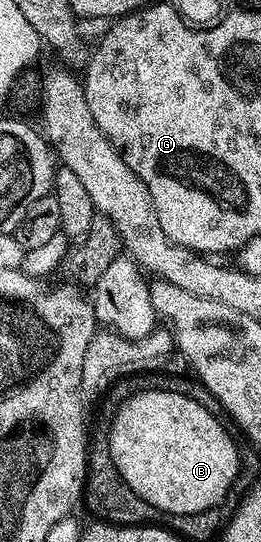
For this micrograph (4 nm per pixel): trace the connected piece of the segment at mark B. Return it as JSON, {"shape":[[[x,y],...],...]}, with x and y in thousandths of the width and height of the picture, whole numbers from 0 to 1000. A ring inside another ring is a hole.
{"shape":[[[559,716],[498,731],[452,753],[421,782],[414,839],[437,854],[437,869],[464,875],[475,889],[582,934],[659,948],[751,948],[839,935],[835,930],[881,908],[897,886],[920,878],[920,839],[897,812],[851,792],[839,769],[782,756],[766,742],[736,742],[705,727],[636,716]]]}

